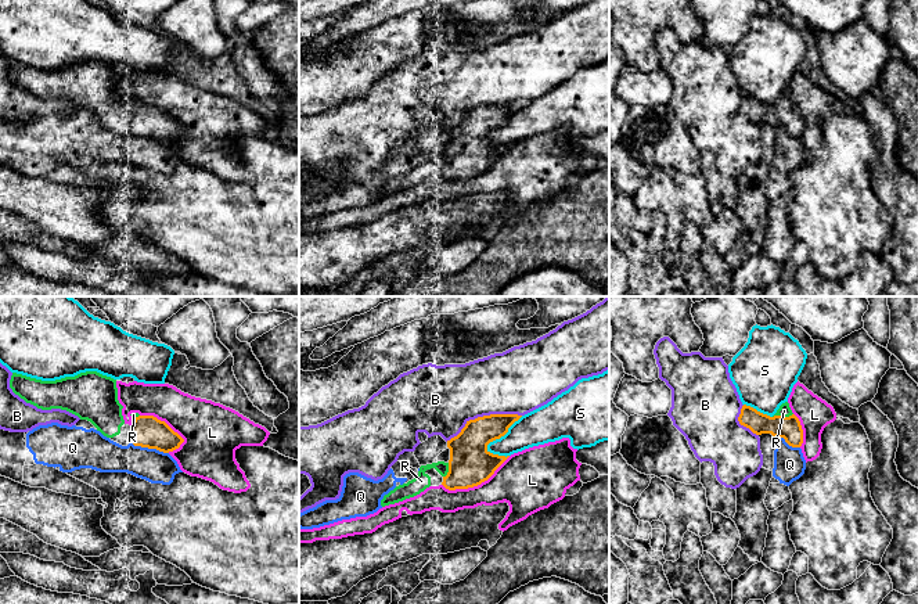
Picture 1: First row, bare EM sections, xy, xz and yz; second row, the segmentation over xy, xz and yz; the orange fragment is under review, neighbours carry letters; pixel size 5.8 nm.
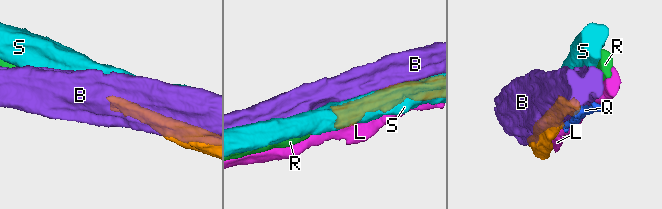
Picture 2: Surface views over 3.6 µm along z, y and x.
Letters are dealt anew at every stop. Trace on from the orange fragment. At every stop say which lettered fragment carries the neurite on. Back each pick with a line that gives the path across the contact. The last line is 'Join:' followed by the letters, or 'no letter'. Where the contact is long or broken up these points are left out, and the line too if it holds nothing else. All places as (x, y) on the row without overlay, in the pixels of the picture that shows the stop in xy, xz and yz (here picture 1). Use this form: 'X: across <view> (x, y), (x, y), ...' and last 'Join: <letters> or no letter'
Join: R

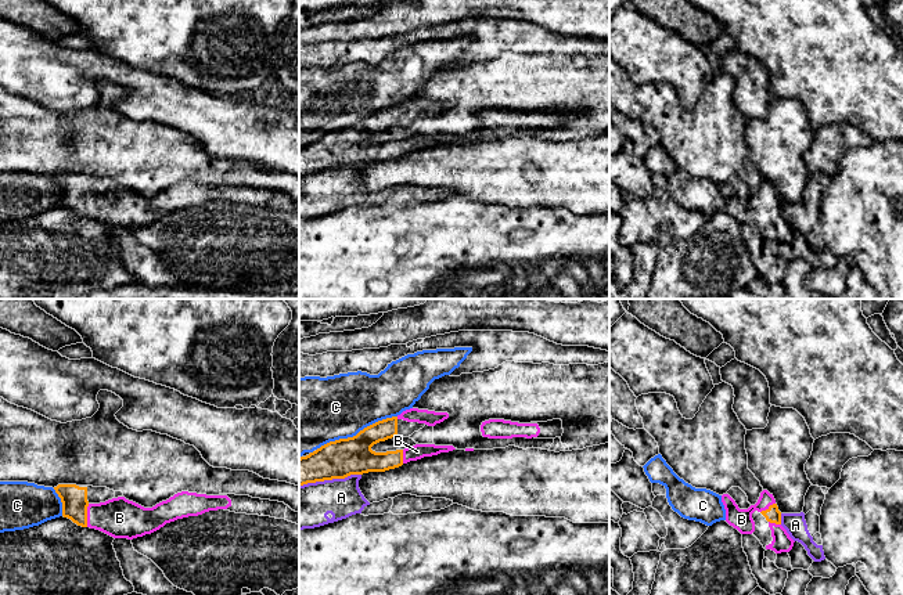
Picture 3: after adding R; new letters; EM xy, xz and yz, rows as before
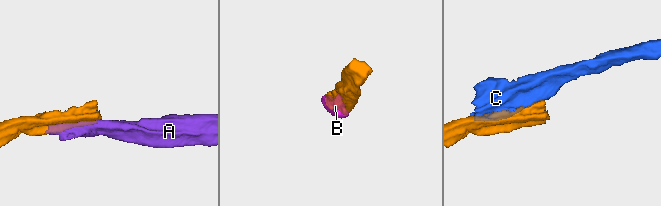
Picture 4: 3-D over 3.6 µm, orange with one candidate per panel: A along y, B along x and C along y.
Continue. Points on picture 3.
B: across xy (74, 188), (75, 194), (86, 205), (119, 208)
Join: B

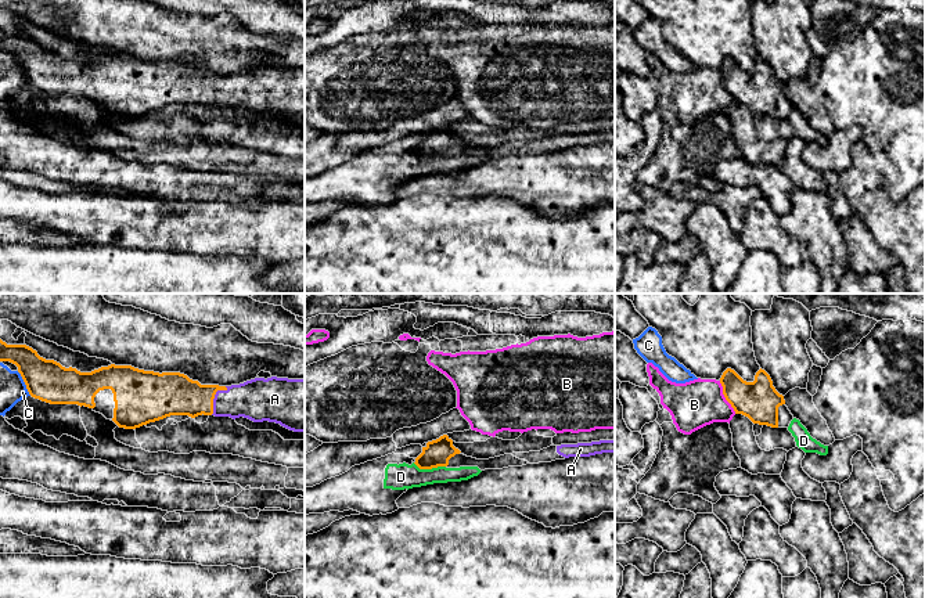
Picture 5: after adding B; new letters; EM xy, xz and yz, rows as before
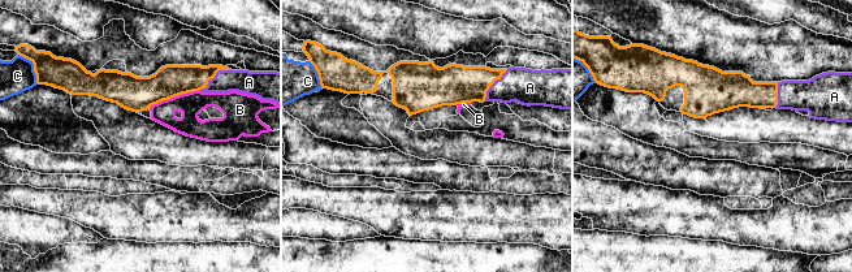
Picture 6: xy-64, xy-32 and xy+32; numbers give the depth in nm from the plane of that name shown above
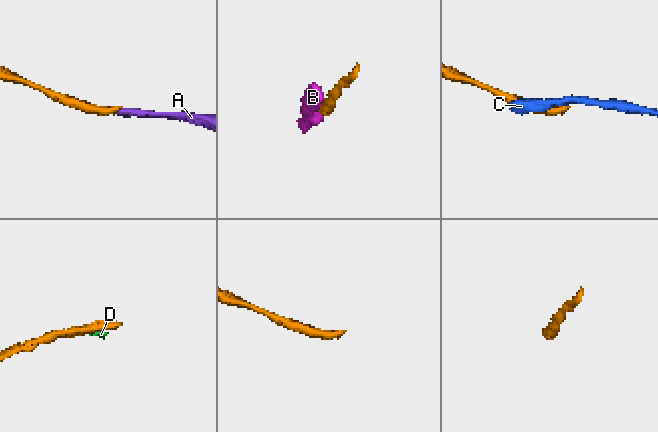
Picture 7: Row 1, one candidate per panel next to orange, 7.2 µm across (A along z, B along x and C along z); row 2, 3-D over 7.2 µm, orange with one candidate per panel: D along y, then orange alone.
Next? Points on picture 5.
A: across xy (171, 83), (187, 87), (213, 87), (256, 89)
Join: A

